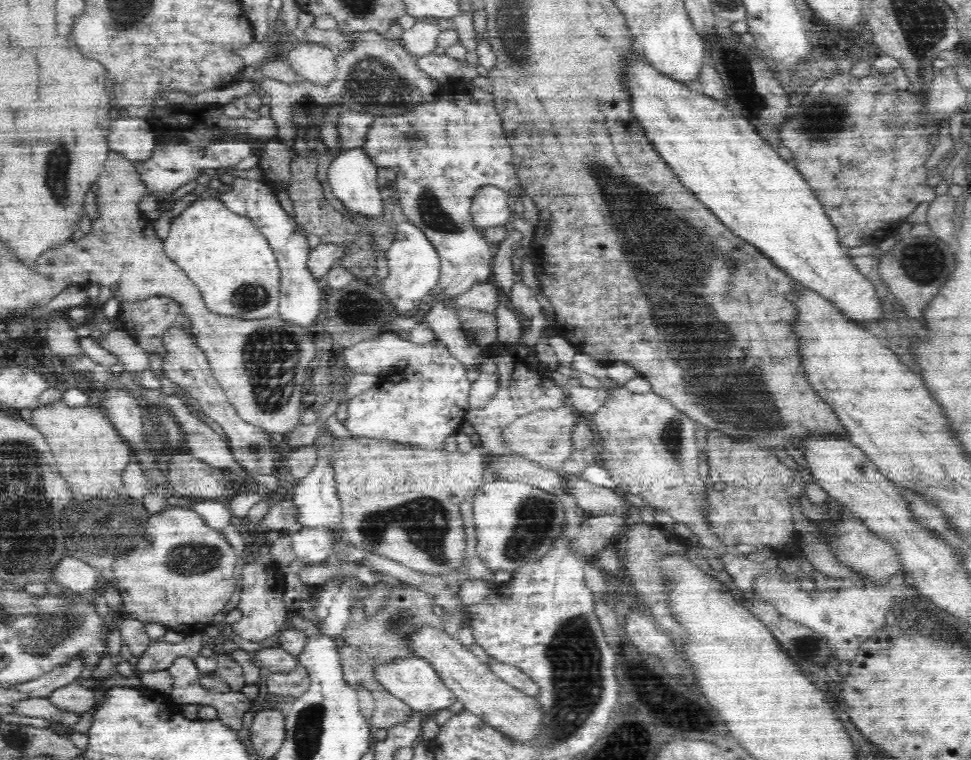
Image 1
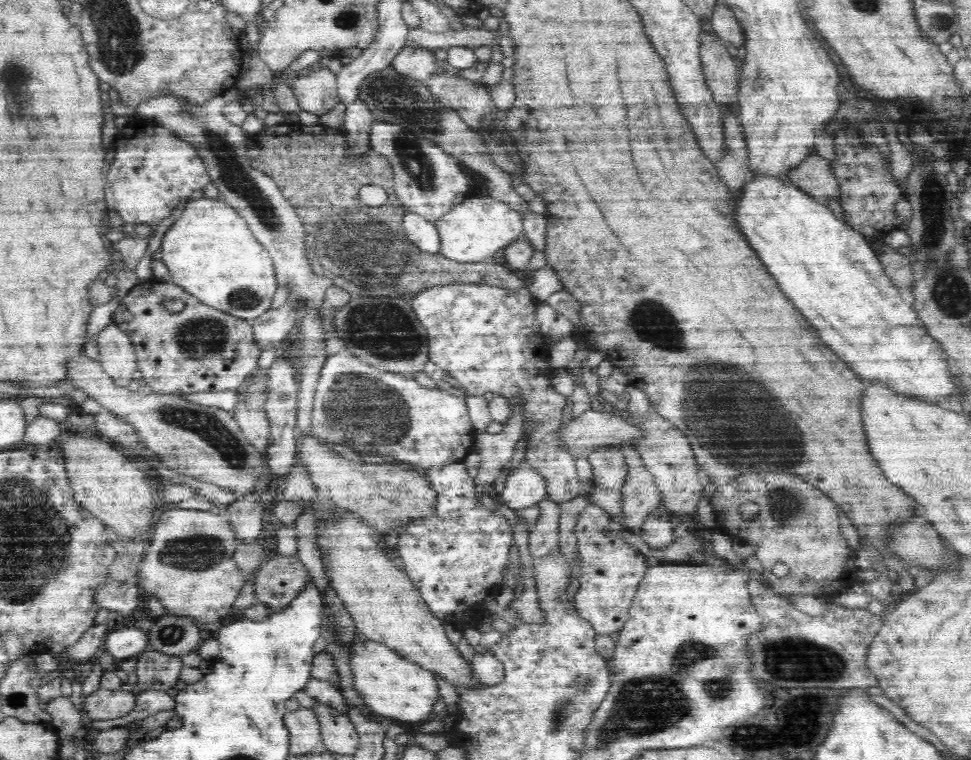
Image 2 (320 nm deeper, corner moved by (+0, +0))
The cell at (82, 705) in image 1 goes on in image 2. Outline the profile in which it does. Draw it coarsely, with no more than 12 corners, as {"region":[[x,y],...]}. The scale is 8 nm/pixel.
{"region":[[101,688],[84,698],[83,710],[94,720],[128,713],[131,692]]}

